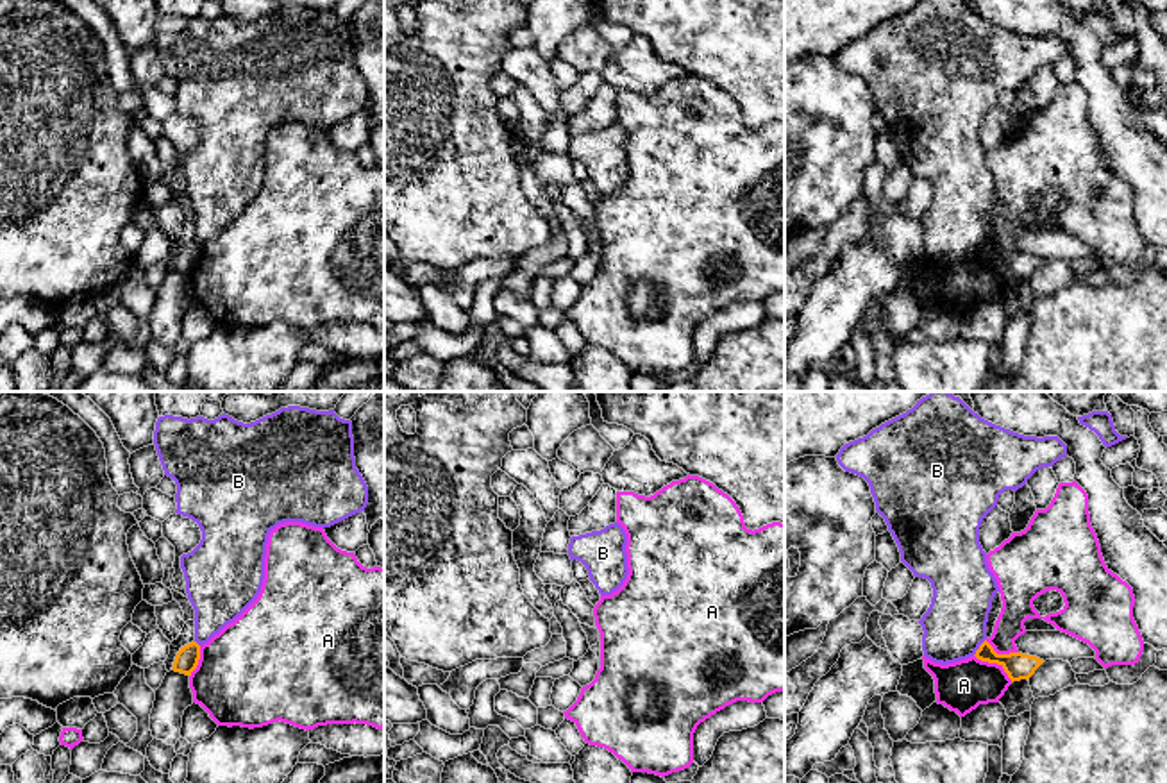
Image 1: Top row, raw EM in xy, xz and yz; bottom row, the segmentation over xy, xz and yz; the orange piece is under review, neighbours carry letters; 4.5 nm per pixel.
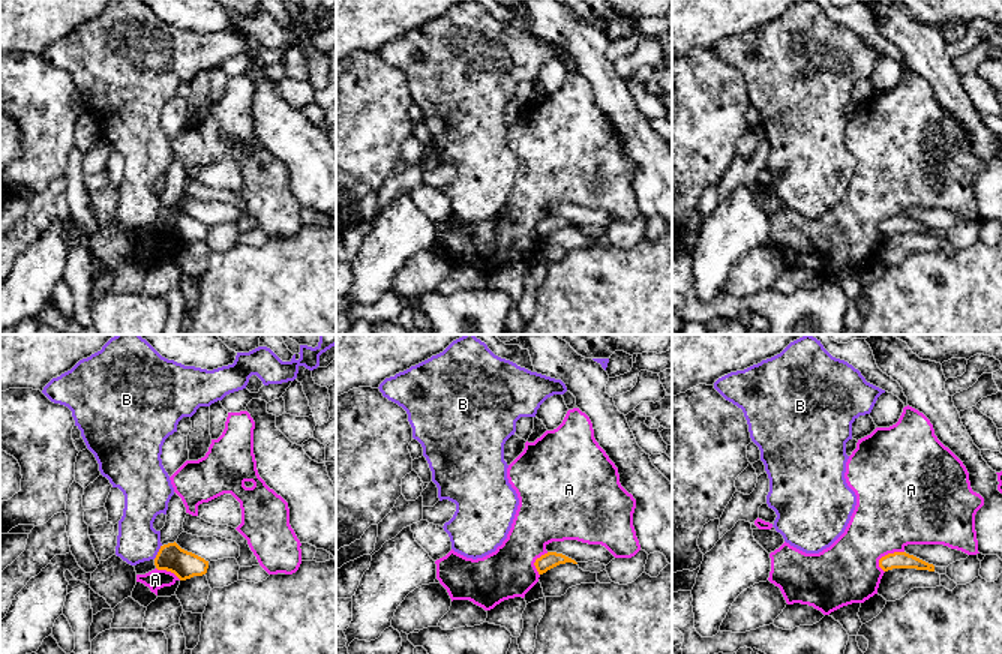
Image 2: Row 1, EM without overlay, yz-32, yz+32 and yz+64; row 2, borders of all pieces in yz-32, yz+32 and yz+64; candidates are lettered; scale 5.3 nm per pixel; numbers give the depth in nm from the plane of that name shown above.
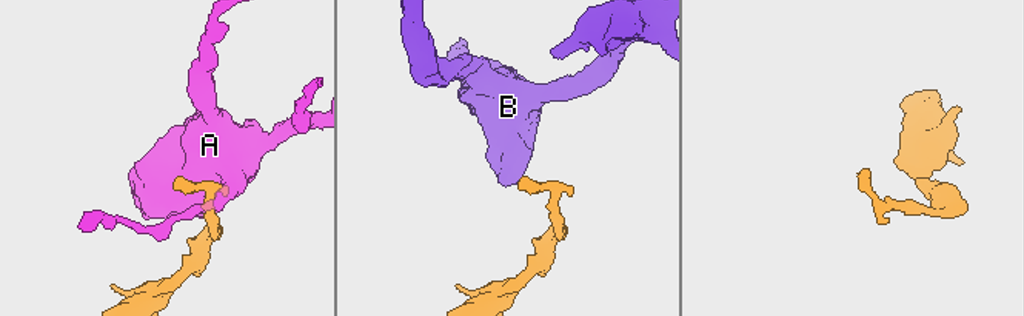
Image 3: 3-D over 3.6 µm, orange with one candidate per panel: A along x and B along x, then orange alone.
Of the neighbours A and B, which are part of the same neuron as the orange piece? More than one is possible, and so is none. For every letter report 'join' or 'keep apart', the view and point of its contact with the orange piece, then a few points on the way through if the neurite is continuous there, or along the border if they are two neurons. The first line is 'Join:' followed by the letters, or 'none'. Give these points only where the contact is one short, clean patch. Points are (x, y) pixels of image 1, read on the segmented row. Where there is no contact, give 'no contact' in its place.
Join: none
A: keep apart | yz (996, 662)
B: keep apart | yz (980, 648) | along yz (985, 639), (973, 655)

